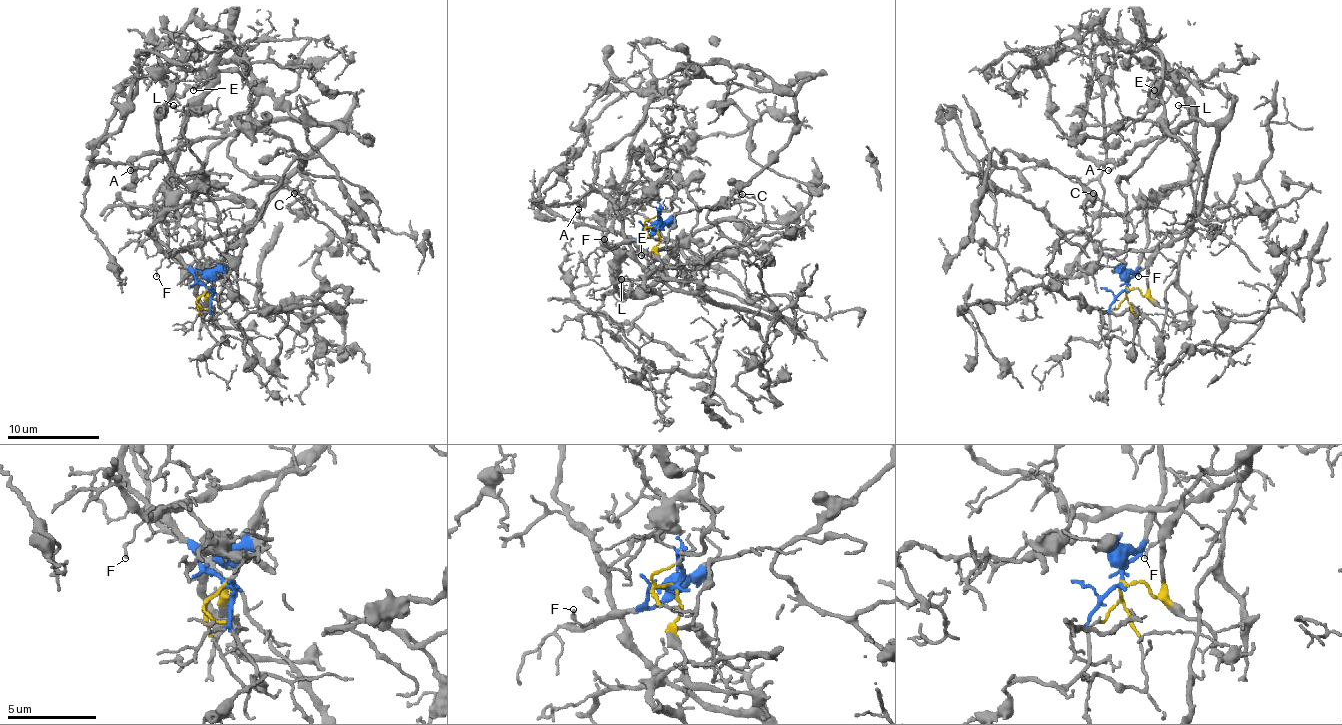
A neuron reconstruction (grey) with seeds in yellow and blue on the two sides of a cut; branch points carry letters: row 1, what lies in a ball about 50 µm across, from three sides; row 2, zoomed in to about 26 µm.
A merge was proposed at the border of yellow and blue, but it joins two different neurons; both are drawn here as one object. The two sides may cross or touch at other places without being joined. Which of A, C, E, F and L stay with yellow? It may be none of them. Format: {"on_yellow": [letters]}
{"on_yellow": ["A", "C"]}

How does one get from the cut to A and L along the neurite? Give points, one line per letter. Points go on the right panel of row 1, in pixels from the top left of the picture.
A: (1126, 290), (1147, 292), (1151, 253), (1200, 205), (1216, 129), (1181, 122), (1107, 170)
L: (1126, 290), (1147, 244), (1147, 216), (1188, 177), (1195, 124), (1193, 115), (1179, 106)

